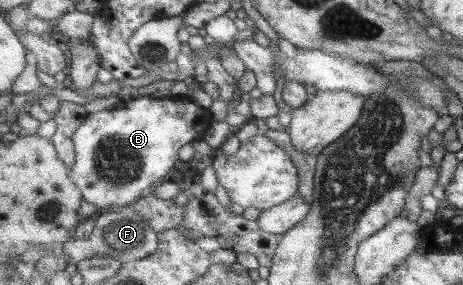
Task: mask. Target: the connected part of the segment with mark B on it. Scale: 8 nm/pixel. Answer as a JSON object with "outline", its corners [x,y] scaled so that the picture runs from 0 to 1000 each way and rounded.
{"outline":[[[322,333],[281,340],[276,358],[257,361],[242,382],[194,396],[158,477],[164,561],[160,582],[149,593],[153,635],[173,663],[181,702],[210,726],[212,747],[287,719],[311,681],[311,667],[335,663],[350,642],[359,611],[369,604],[380,568],[389,561],[384,533],[393,512],[441,484],[445,460],[441,442],[432,439],[436,393],[438,379],[419,372],[415,358],[369,351],[361,340],[335,344]]]}

